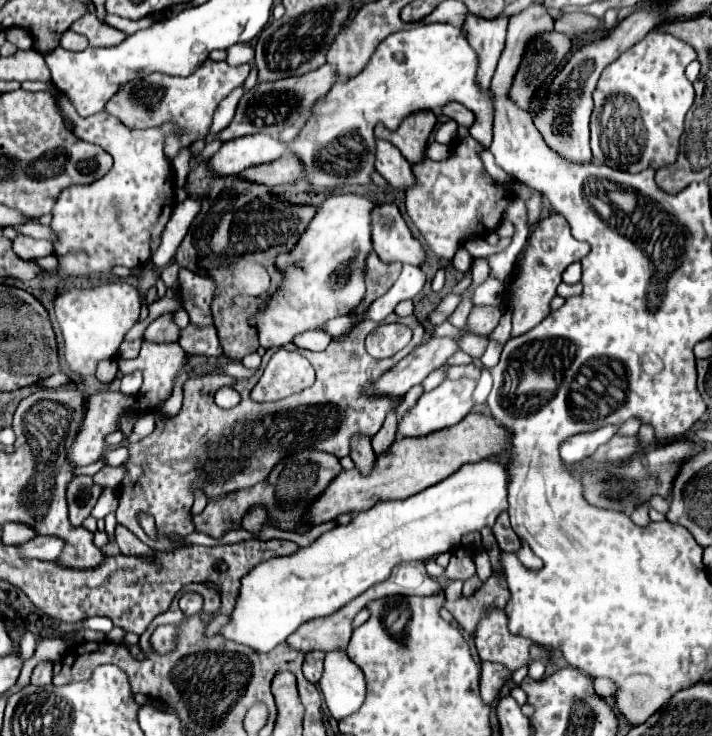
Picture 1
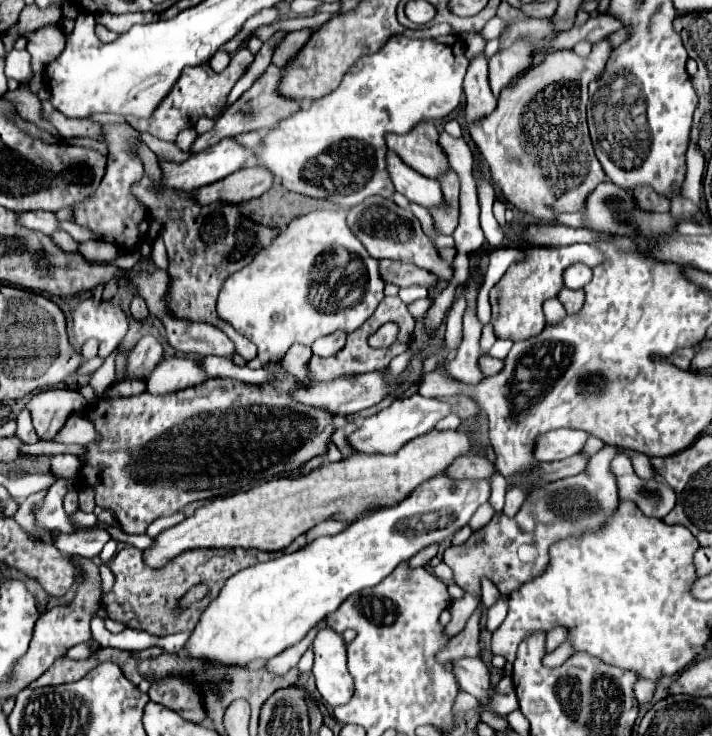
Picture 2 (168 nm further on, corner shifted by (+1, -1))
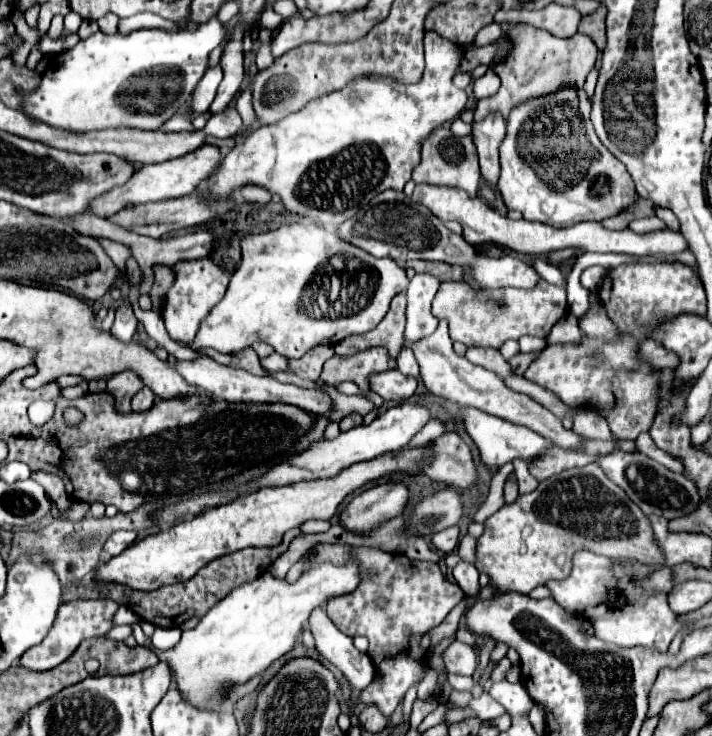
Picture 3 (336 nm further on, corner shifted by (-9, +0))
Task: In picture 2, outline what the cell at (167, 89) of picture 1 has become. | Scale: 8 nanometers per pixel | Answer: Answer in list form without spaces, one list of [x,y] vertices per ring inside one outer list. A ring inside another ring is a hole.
[[[241,47],[221,73],[215,73],[207,63],[201,67],[185,67],[181,79],[177,81],[177,87],[173,87],[173,91],[169,93],[169,99],[165,99],[165,103],[161,103],[161,107],[157,107],[157,111],[149,119],[127,117],[129,125],[137,131],[147,131],[163,141],[173,143],[177,133],[185,127],[193,127],[201,115],[207,115],[211,119],[221,115],[219,111],[223,111],[223,107],[227,105],[227,97],[233,85],[237,83],[237,79],[243,75],[245,67],[249,67],[251,61],[253,61],[253,53],[247,47]]]

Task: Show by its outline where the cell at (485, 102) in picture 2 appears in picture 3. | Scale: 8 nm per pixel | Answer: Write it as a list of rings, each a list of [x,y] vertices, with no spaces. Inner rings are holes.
[[[491,112],[481,122],[473,122],[471,138],[479,154],[481,176],[491,186],[495,186],[499,180],[499,144],[503,136],[505,136],[505,120],[499,112]]]

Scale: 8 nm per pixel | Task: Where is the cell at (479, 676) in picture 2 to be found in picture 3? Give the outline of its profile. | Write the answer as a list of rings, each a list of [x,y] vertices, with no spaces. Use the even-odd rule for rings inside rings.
[[[453,642],[445,652],[443,652],[443,662],[447,666],[447,672],[451,674],[461,674],[461,676],[473,676],[475,666],[479,664],[477,652],[463,644],[463,642]]]

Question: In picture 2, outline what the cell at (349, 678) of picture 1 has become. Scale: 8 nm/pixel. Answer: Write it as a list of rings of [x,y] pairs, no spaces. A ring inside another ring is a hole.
[[[323,627],[317,631],[313,651],[313,675],[323,701],[327,701],[331,707],[343,705],[353,697],[353,677],[347,671],[347,651],[343,637],[333,629]]]

